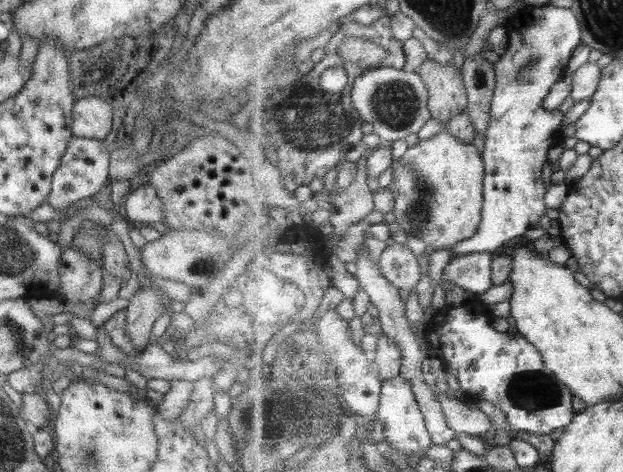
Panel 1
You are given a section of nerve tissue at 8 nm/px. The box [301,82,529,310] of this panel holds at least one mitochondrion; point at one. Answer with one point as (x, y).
(423, 196)

